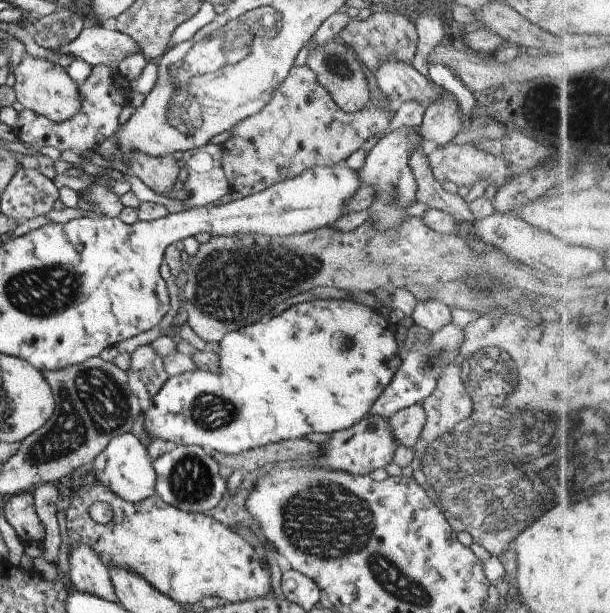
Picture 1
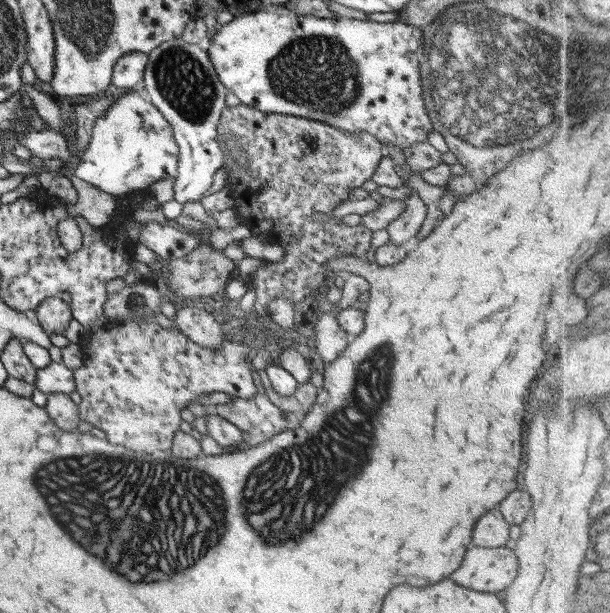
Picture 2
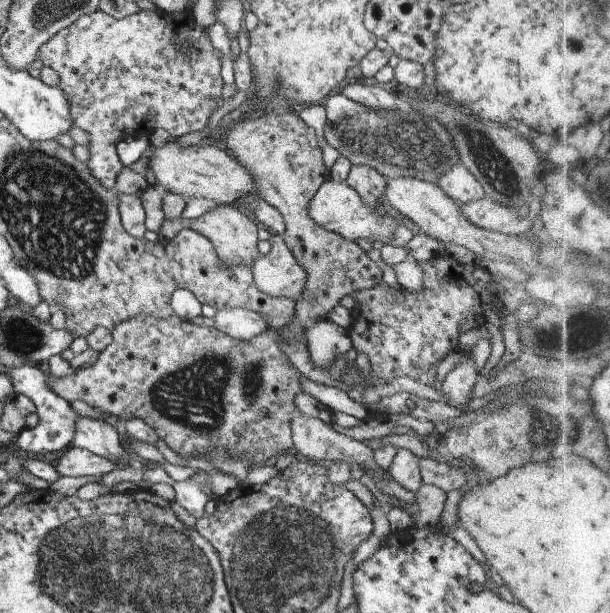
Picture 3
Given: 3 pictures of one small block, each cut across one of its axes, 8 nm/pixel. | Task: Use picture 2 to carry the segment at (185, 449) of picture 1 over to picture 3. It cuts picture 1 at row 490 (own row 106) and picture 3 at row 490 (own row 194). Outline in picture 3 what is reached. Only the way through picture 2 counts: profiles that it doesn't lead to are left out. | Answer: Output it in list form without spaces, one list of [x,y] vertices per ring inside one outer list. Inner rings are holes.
[[[138,465],[127,466],[123,469],[116,468],[104,474],[98,483],[106,484],[106,486],[115,486],[124,481],[140,482],[147,480],[151,486],[157,483],[167,483],[175,490],[175,500],[185,508],[194,518],[201,519],[206,513],[204,506],[209,501],[210,496],[204,492],[204,486],[201,481],[186,479],[184,481],[174,481],[171,476],[161,467],[153,469],[141,469]]]

